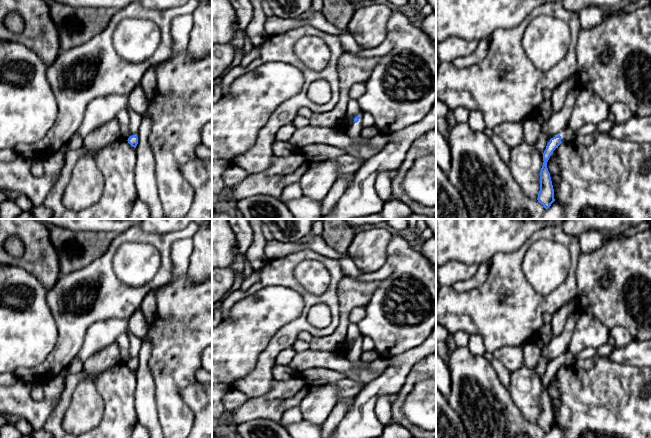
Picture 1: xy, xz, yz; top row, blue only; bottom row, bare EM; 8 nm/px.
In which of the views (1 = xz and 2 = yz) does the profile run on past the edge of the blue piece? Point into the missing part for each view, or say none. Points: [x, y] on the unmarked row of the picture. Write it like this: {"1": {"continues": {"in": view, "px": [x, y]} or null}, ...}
{"1": {"continues": {"in": "xz", "px": [353, 355]}}, "2": {"continues": {"in": "yz", "px": [566, 359]}}}

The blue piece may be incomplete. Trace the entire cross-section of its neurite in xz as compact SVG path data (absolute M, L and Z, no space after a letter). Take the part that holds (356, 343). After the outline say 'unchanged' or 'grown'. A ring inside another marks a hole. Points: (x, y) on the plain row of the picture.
M361 335L357 340L353 340L353 345L346 355L346 358L356 366L359 366L359 362L361 361L360 354L362 352L363 338L364 336Z; grown

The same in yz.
M594 348L583 349L579 354L571 356L568 351L554 359L551 363L548 363L546 373L543 377L543 390L540 395L540 415L538 418L538 426L544 430L547 434L551 428L555 425L554 413L550 401L550 397L547 392L547 386L550 380L553 378L556 372L562 367L572 363L575 363L579 359L588 359L597 355L597 350Z; grown

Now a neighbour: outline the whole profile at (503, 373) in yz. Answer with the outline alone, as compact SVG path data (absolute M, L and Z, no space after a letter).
M496 358L491 361L491 365L497 372L501 382L508 388L510 384L510 372L508 369Z

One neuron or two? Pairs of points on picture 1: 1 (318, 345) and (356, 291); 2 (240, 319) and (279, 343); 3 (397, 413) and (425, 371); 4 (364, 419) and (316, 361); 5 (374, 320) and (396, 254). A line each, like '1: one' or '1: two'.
1: one
2: two
3: one
4: two
5: one

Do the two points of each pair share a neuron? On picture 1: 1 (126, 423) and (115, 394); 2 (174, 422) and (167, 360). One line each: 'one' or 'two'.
1: one
2: one

